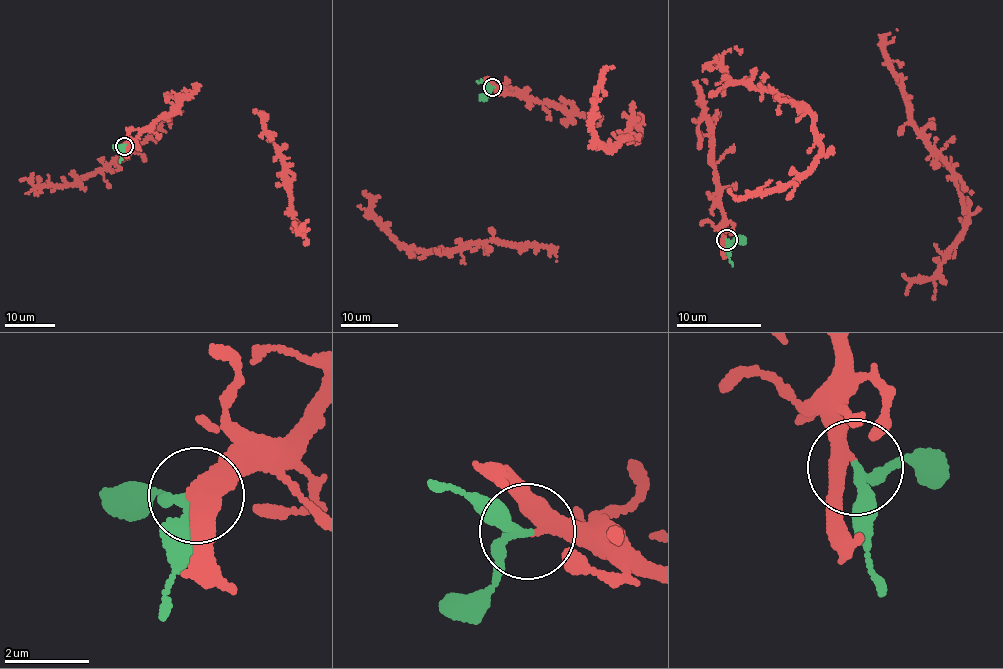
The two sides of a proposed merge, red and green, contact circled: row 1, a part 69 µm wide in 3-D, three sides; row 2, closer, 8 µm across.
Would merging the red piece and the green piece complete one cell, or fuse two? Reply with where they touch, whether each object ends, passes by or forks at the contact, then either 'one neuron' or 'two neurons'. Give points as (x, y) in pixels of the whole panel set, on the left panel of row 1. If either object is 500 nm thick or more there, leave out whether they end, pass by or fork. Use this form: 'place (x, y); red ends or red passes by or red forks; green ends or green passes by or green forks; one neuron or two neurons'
place (124, 146); red passes by; green passes by; two neurons

